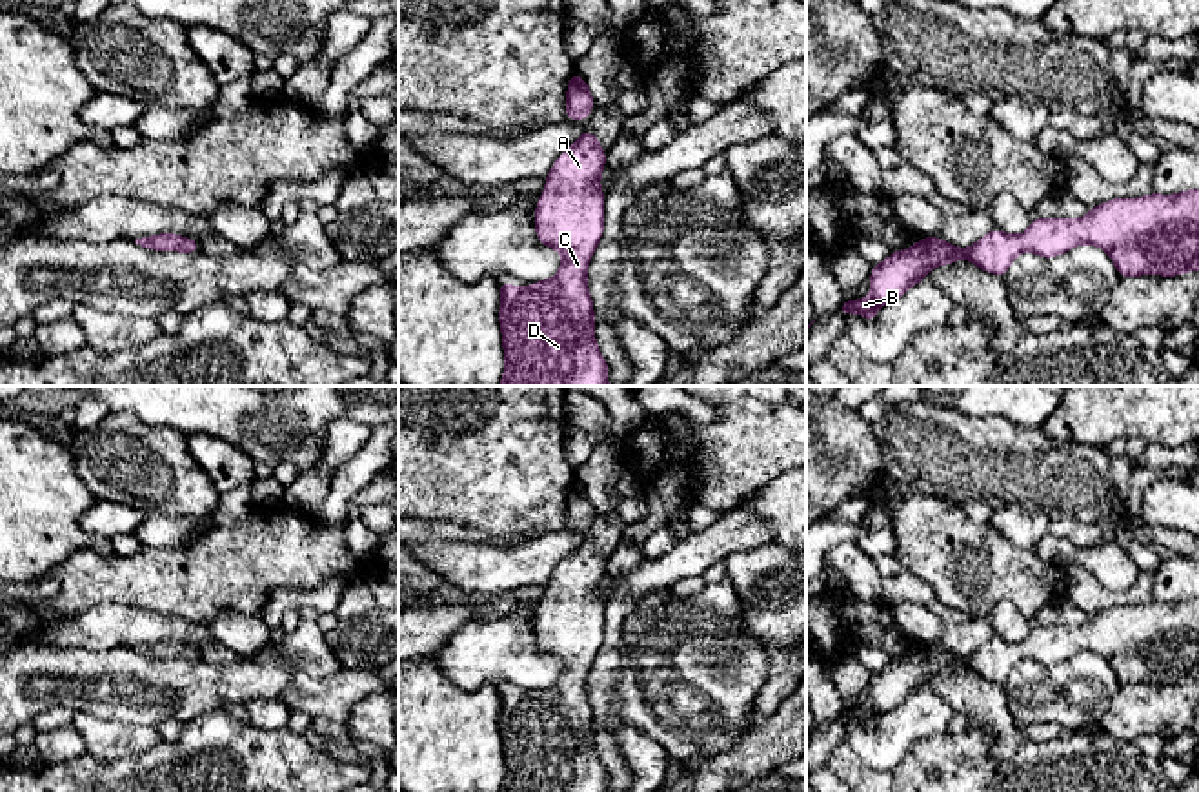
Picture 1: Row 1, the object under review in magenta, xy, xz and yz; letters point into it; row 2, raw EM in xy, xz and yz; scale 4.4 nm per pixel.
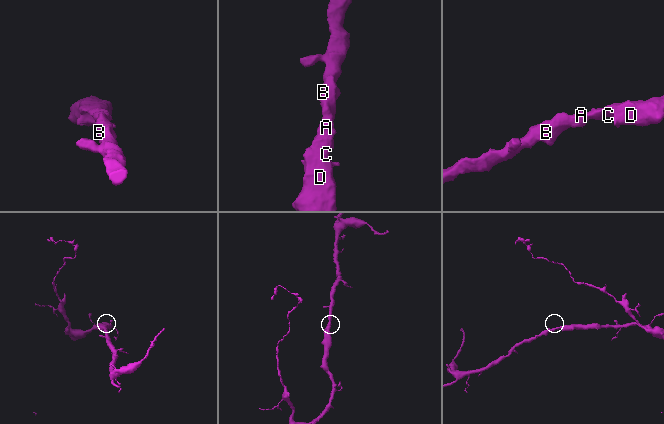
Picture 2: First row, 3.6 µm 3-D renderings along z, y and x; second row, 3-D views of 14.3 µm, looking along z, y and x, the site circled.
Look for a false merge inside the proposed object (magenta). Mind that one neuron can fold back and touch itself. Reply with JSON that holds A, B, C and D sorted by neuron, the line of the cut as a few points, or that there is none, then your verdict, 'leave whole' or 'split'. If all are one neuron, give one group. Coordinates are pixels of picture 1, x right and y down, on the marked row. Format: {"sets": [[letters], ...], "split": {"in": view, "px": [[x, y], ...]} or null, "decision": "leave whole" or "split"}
{"sets": [["A", "B", "C", "D"]], "split": null, "decision": "leave whole"}

